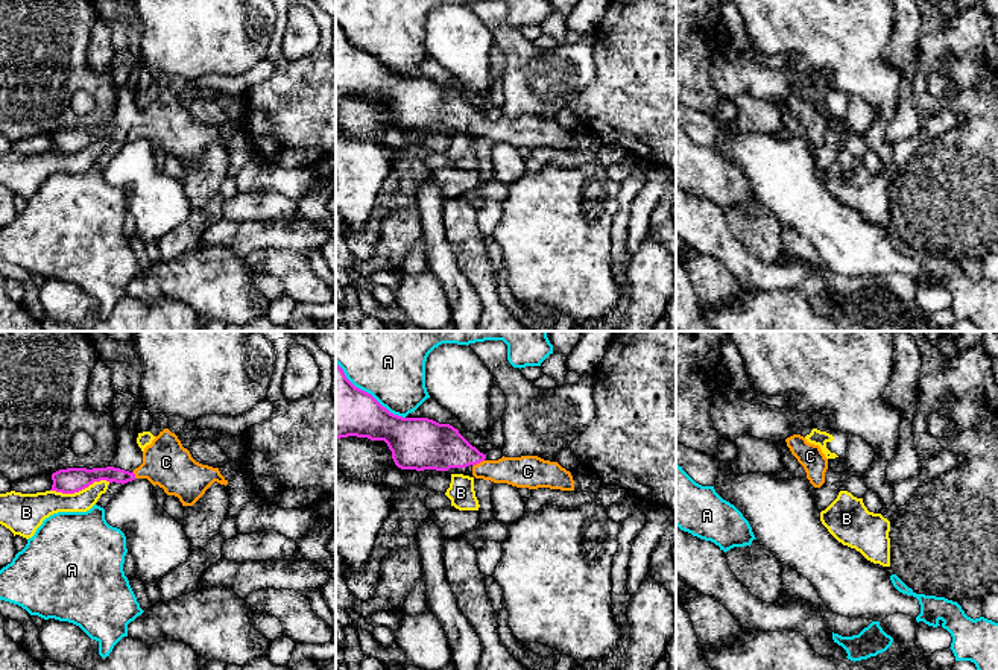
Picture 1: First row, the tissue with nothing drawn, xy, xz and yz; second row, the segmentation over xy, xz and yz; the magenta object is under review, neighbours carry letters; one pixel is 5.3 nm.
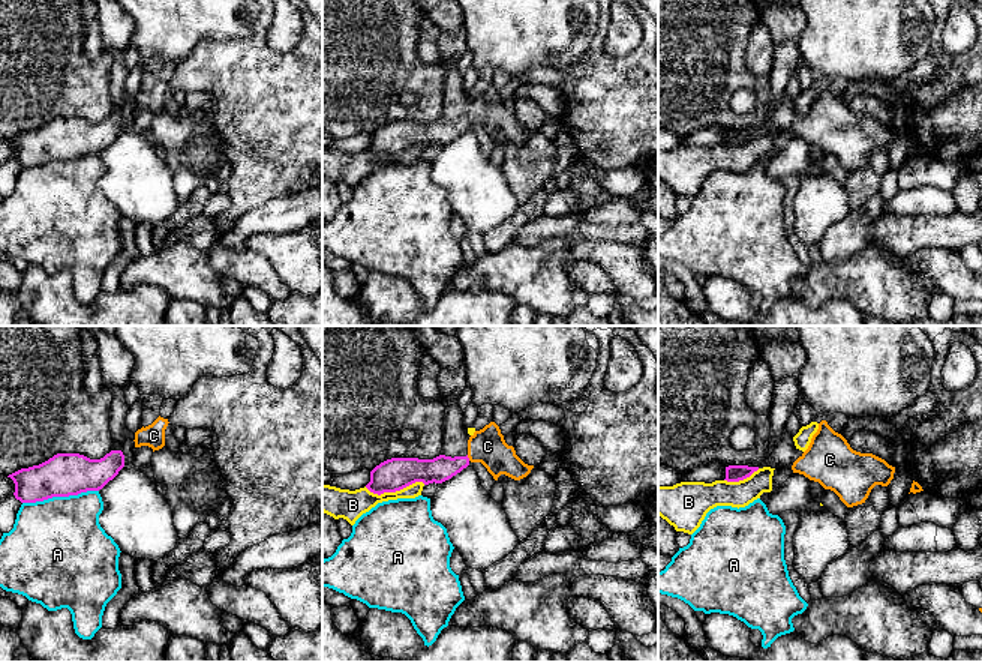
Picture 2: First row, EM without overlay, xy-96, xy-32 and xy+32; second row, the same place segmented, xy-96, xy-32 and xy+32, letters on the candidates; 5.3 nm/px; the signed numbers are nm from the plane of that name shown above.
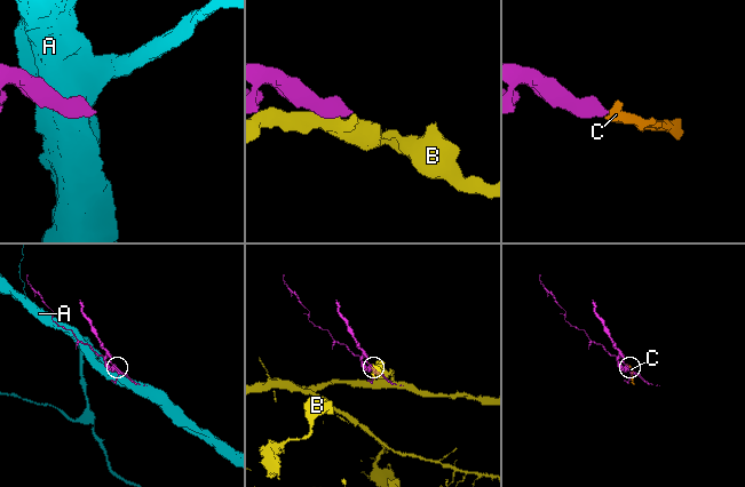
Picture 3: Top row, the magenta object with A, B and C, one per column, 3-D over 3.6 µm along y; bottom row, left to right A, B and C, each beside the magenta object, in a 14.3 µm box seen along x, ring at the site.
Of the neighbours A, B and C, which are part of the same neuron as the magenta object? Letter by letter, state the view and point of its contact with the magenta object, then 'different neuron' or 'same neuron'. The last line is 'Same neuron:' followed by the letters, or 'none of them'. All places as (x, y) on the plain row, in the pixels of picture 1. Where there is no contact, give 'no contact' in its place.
A: contact xz (366, 52); different neuron
B: contact xy (79, 149); different neuron
C: contact xz (477, 122); same neuron
Same neuron: C

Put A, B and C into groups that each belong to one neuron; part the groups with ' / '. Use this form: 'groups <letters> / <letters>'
groups A / B / C

